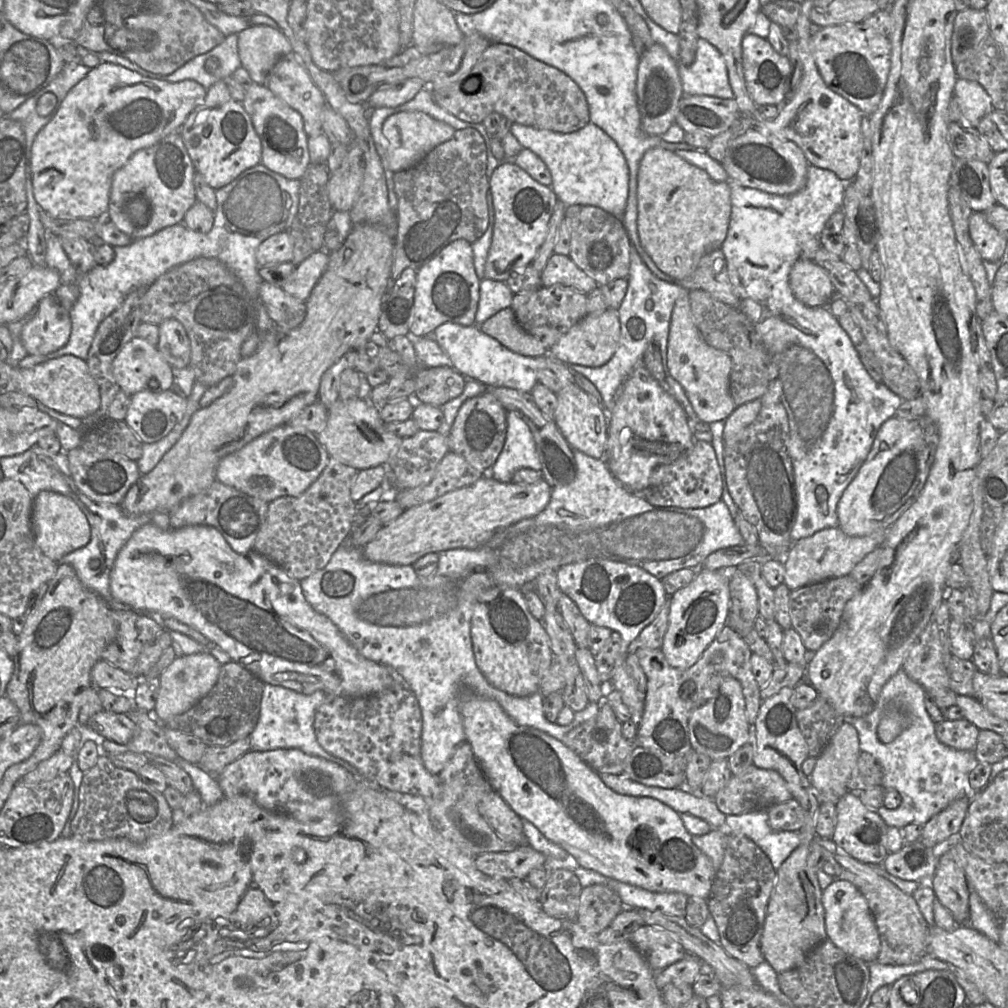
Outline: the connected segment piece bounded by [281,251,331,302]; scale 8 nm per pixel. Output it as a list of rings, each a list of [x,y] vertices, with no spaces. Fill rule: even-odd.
[[[316,252],[296,266],[293,274],[281,287],[295,299],[305,302],[322,276],[331,252]]]

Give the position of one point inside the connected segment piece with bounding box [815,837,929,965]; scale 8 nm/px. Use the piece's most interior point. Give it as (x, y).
(903, 932)

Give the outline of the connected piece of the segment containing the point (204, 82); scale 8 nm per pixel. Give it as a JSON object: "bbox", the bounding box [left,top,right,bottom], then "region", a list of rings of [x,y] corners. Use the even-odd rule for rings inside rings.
{"bbox":[97,33,241,89],"region":[[[235,33],[225,36],[218,46],[194,57],[169,75],[149,72],[129,59],[109,52],[101,52],[97,55],[101,62],[121,65],[148,78],[167,82],[193,80],[206,89],[219,80],[231,77],[233,72],[241,66],[238,53],[238,34]]]}

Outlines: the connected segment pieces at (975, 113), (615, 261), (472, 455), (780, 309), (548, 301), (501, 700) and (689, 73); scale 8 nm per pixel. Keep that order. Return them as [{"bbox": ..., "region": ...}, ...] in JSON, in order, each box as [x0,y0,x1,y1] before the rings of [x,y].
[{"bbox":[953,78,993,126],"region":[[[958,78],[954,86],[953,98],[956,99],[964,121],[970,126],[977,126],[993,109],[991,97],[976,81]]]},{"bbox":[564,205,632,287],"region":[[[571,205],[566,207],[564,221],[570,232],[570,253],[568,257],[582,271],[594,279],[599,287],[606,286],[617,279],[627,279],[632,245],[622,220],[598,207]]]},{"bbox":[446,392,507,472],"region":[[[490,392],[468,399],[460,407],[446,435],[449,452],[461,455],[476,469],[488,472],[496,462],[505,443],[506,416],[507,410]]]},{"bbox":[720,165,903,543],"region":[[[808,165],[807,179],[804,187],[797,193],[789,196],[769,194],[754,188],[743,187],[735,182],[729,181],[731,192],[731,216],[727,237],[723,242],[720,250],[723,252],[726,258],[727,271],[734,292],[740,299],[737,308],[742,313],[744,313],[753,323],[756,334],[760,337],[761,343],[771,356],[771,359],[777,368],[776,380],[778,380],[780,383],[780,399],[786,409],[789,422],[788,450],[793,468],[794,491],[796,499],[796,516],[790,531],[790,541],[792,543],[809,537],[823,529],[837,526],[837,506],[842,494],[857,475],[860,467],[866,460],[881,425],[886,420],[895,416],[896,410],[903,402],[901,397],[893,393],[884,384],[875,381],[868,374],[861,362],[858,351],[853,345],[848,334],[840,326],[837,317],[831,314],[825,307],[808,307],[804,305],[794,297],[789,286],[789,274],[793,265],[799,259],[799,253],[802,245],[809,239],[819,237],[829,218],[837,210],[842,208],[844,192],[847,183],[849,182],[840,180],[834,172],[812,165]]]},{"bbox":[510,285,588,350],"region":[[[563,285],[541,287],[535,291],[515,294],[510,308],[514,311],[519,324],[548,350],[588,314],[587,294]]]},{"bbox":[300,450,745,775],"region":[[[574,450],[574,458],[574,480],[568,485],[552,488],[550,501],[541,513],[505,529],[510,538],[499,549],[486,545],[477,549],[440,552],[436,571],[428,577],[419,577],[412,565],[396,566],[367,560],[362,548],[352,546],[348,541],[336,550],[324,568],[300,581],[306,601],[316,612],[327,617],[364,658],[387,666],[412,690],[422,715],[421,759],[431,774],[437,775],[455,747],[466,740],[460,705],[467,692],[498,702],[516,724],[541,730],[560,741],[573,728],[594,718],[602,704],[589,703],[574,714],[568,725],[561,726],[546,719],[540,691],[519,697],[489,684],[475,663],[470,635],[476,599],[483,591],[492,587],[520,588],[548,569],[559,570],[565,565],[594,558],[637,566],[661,580],[682,569],[699,569],[704,560],[717,550],[745,545],[725,502],[720,500],[697,509],[656,507],[621,485],[604,459],[593,458],[579,450]]]},{"bbox":[679,39,734,98],"region":[[[704,39],[698,40],[696,58],[691,65],[679,63],[679,75],[684,96],[734,98],[724,57]]]}]

